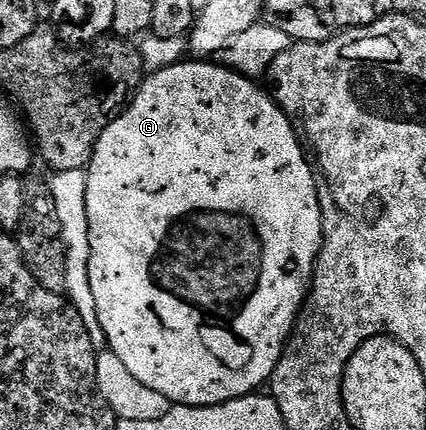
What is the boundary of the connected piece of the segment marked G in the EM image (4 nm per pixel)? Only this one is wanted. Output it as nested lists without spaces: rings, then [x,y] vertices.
[[[189,58],[180,64],[148,73],[142,79],[141,87],[133,93],[128,107],[114,116],[103,130],[93,157],[89,159],[86,178],[90,236],[89,280],[99,323],[106,334],[108,351],[122,360],[123,366],[127,366],[127,370],[131,370],[131,374],[135,374],[143,386],[159,390],[159,394],[166,396],[173,406],[213,407],[241,396],[252,396],[264,389],[261,388],[264,384],[266,387],[272,381],[273,371],[285,353],[285,346],[293,335],[293,326],[301,315],[301,305],[305,303],[309,285],[313,282],[313,267],[317,265],[317,256],[321,253],[323,196],[317,193],[319,180],[314,165],[293,121],[268,91],[257,84],[256,79],[243,76],[231,68],[202,62],[197,58]]]

